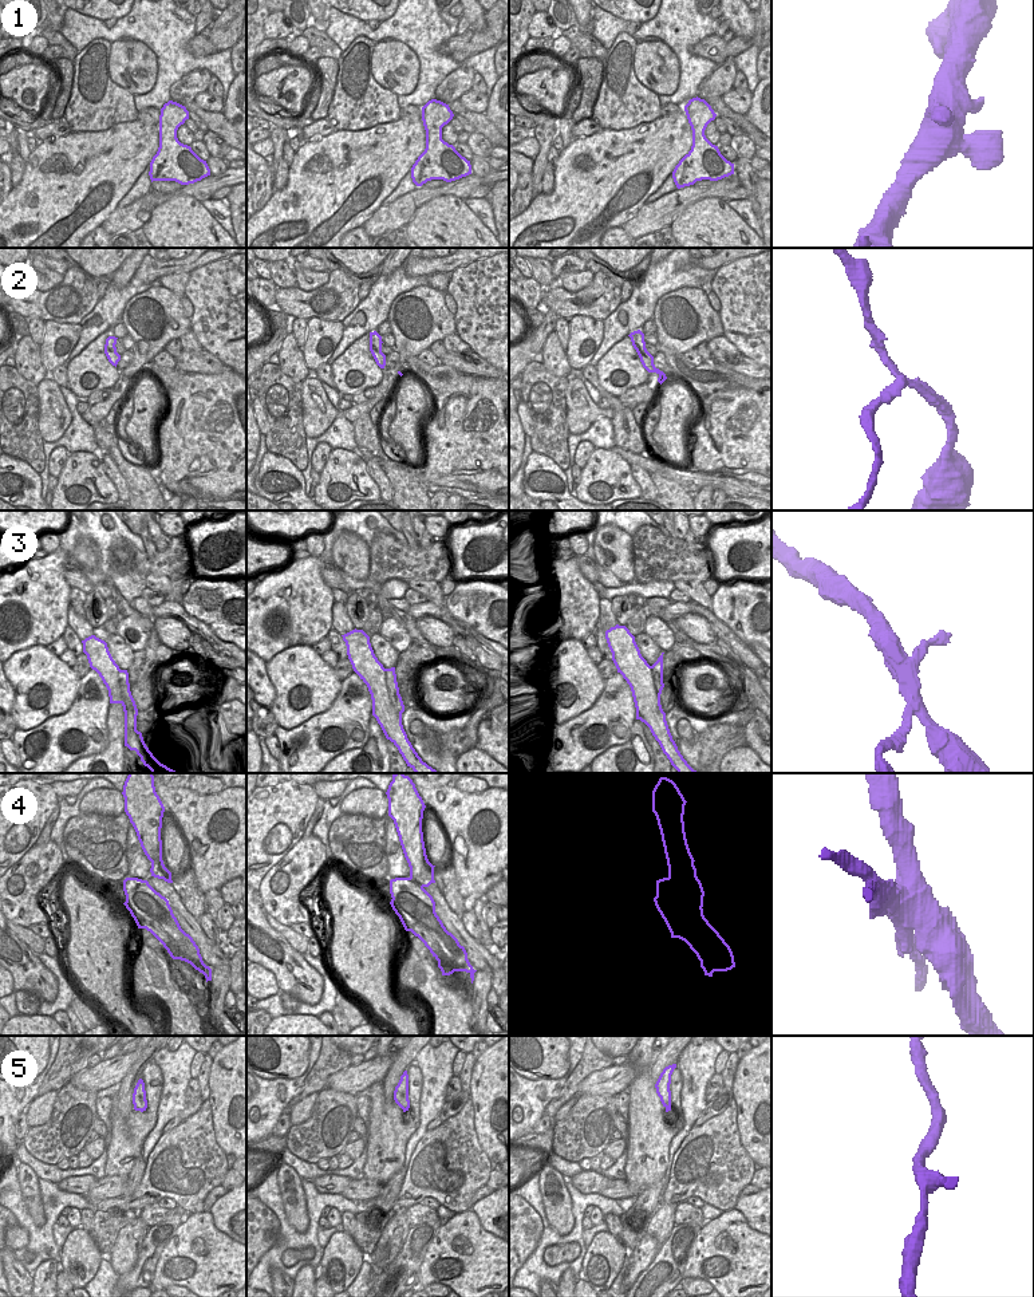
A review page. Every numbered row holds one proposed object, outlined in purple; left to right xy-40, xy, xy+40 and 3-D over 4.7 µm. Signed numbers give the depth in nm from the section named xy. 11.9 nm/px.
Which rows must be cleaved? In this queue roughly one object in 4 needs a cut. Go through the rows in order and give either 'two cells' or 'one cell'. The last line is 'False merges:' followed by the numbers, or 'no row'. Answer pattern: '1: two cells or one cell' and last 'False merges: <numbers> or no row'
1: one cell
2: one cell
3: two cells
4: two cells
5: one cell
False merges: 3, 4

